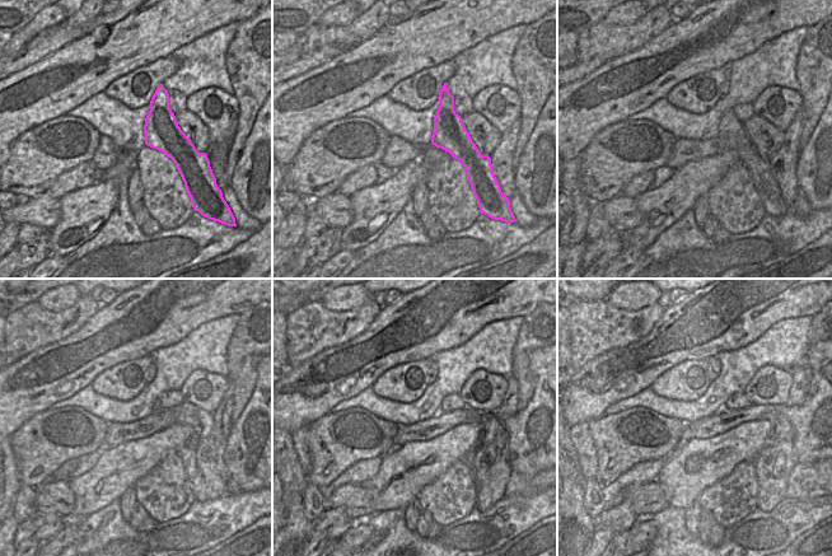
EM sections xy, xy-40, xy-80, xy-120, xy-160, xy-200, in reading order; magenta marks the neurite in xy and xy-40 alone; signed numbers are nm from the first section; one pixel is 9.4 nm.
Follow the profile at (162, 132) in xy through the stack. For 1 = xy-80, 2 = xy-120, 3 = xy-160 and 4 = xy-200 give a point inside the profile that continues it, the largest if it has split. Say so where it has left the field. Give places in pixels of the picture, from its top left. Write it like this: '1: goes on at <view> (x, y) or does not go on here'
1: goes on at xy-80 (732, 129)
2: goes on at xy-120 (187, 454)
3: goes on at xy-160 (433, 372)
4: goes on at xy-200 (714, 364)

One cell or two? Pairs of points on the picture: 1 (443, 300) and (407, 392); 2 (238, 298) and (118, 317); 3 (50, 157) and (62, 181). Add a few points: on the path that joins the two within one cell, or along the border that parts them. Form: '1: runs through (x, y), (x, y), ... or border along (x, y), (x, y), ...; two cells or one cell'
1: border along (429, 356), (410, 363), (400, 363), (391, 368); two cells
2: runs through (200, 298), (188, 298), (153, 333), (121, 346); one cell
3: border along (87, 159), (64, 171), (47, 192); two cells

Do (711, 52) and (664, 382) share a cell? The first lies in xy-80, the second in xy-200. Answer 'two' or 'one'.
two

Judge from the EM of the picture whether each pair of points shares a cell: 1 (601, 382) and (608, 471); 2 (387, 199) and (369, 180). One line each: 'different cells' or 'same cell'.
1: different cells
2: different cells

